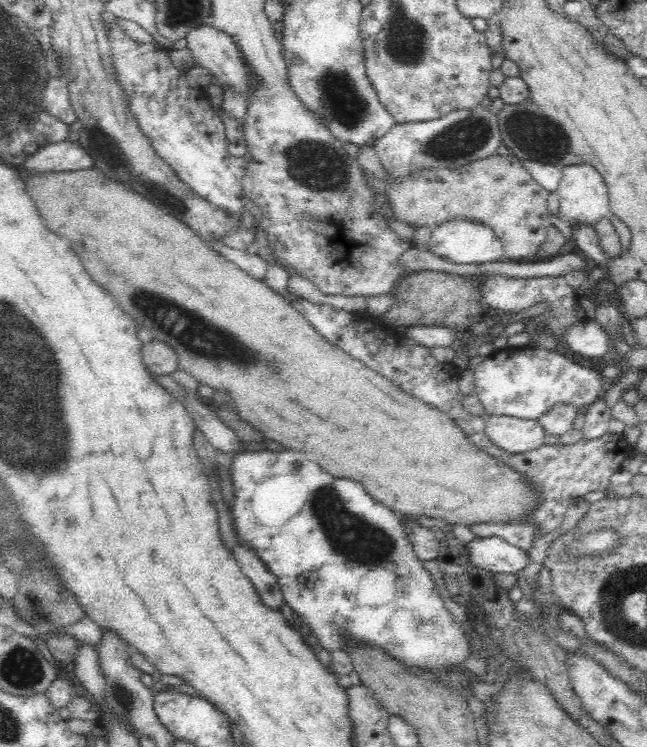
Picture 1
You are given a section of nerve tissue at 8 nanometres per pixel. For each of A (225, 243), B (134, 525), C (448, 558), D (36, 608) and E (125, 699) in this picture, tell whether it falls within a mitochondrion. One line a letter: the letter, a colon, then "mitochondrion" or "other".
A: other
B: other
C: other
D: mitochondrion
E: mitochondrion

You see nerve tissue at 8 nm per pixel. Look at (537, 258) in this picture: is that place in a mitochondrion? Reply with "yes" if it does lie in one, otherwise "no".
no

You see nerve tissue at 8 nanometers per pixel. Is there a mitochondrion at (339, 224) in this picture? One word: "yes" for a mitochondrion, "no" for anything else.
yes

